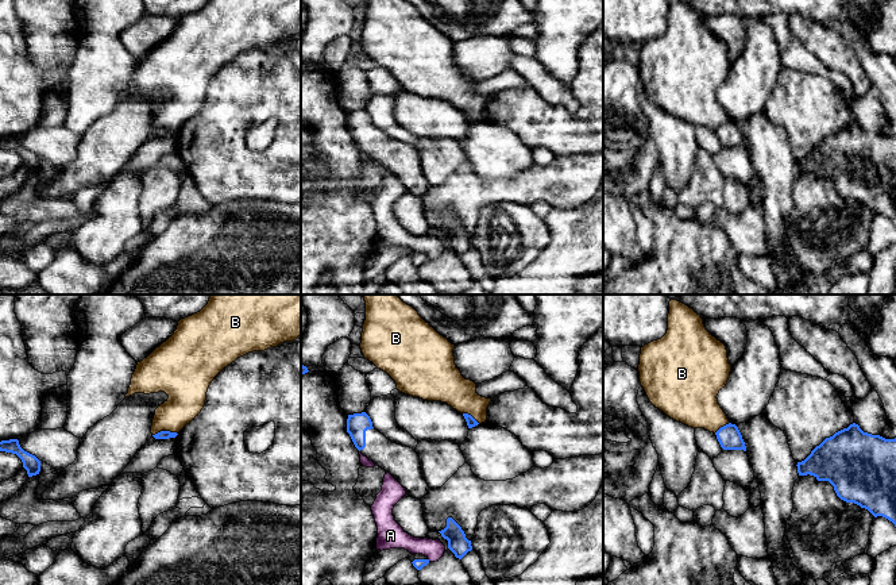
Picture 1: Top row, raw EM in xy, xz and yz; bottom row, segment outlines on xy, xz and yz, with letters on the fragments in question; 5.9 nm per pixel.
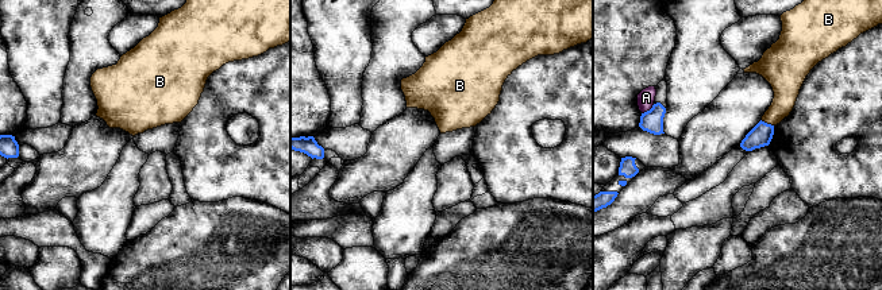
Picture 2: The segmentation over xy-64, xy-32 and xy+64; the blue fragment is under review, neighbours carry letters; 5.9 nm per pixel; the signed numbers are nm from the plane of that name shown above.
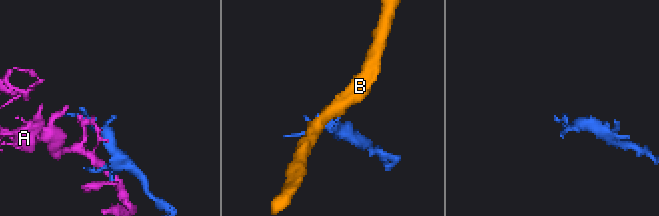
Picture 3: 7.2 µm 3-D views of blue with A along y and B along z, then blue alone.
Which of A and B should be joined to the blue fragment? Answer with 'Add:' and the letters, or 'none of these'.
Add: none of these

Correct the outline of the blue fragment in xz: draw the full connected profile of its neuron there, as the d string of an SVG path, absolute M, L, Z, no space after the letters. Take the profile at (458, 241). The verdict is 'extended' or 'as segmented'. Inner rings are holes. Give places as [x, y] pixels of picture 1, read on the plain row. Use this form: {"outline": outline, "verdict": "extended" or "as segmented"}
{"outline": "M452 215L447 216L447 224L439 230L448 238L448 246L456 255L461 257L472 247L471 238L466 235L464 228Z", "verdict": "as segmented"}

